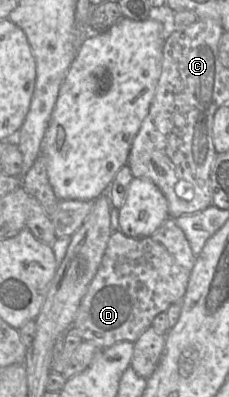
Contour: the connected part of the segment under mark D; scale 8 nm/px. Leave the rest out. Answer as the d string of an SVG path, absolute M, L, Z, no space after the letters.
M173 217L150 236L132 238L119 229L111 233L98 270L81 299L73 326L83 340L108 348L120 341L134 343L155 316L185 295L196 256Z

